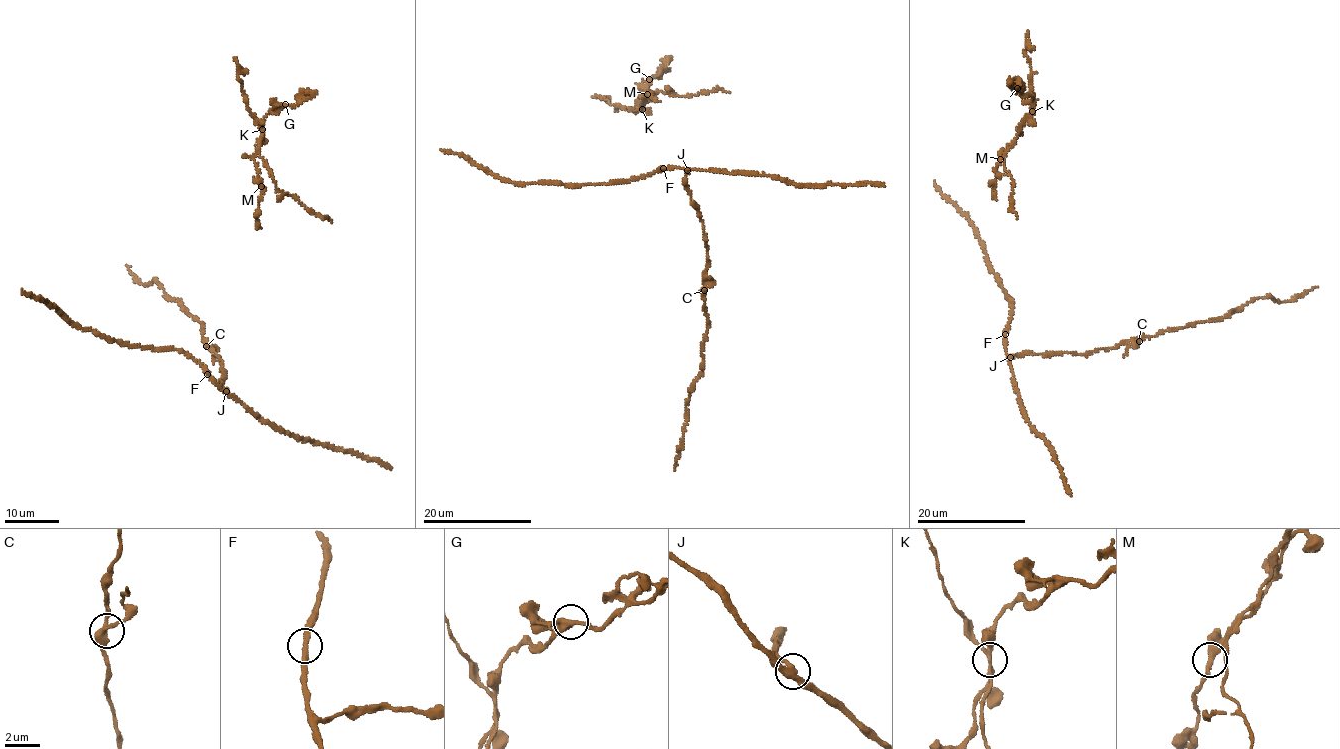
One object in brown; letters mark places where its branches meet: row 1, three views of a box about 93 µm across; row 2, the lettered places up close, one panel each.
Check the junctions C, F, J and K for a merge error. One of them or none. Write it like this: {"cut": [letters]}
{"cut": ["K"]}

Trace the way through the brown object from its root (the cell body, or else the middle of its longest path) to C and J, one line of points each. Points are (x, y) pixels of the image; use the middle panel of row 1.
C: (664, 168), (687, 170), (687, 190), (690, 202), (698, 209), (708, 249), (704, 290)
J: (664, 168), (687, 170)

